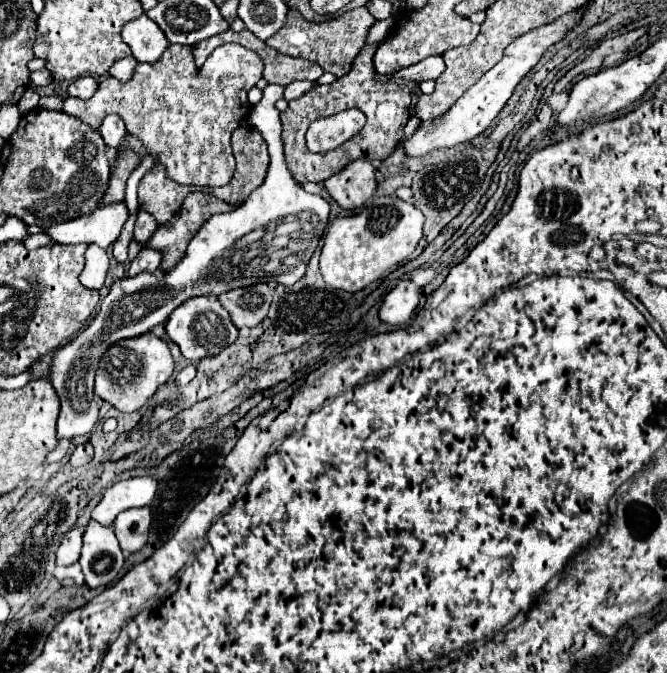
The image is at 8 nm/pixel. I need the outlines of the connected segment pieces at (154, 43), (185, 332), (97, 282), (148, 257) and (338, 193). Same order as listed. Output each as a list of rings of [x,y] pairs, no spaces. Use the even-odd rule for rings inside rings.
[[[144,14],[142,18],[136,18],[128,22],[122,28],[122,40],[130,46],[132,56],[138,62],[158,62],[168,48],[166,36],[162,36],[162,30]]]
[[[196,296],[180,304],[166,322],[166,334],[172,342],[176,342],[184,354],[186,360],[198,362],[206,356],[216,356],[226,346],[234,344],[238,338],[238,330],[230,320],[230,314],[222,308],[220,300],[216,296]]]
[[[91,243],[86,248],[86,266],[80,274],[80,282],[86,288],[99,290],[104,285],[107,272],[108,256],[106,256],[106,250]]]
[[[142,248],[138,252],[138,256],[130,262],[130,268],[126,272],[126,276],[138,276],[142,272],[156,272],[158,264],[162,260],[162,254],[158,250],[150,250],[150,248]]]
[[[354,160],[338,174],[330,176],[324,184],[342,208],[356,210],[376,194],[376,168],[370,160]]]

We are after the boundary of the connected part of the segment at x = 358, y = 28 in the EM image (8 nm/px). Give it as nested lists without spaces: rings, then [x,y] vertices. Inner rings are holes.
[[[356,8],[352,12],[346,12],[342,16],[332,18],[328,22],[304,22],[300,26],[300,14],[296,10],[290,10],[290,16],[288,16],[286,24],[282,26],[282,30],[278,32],[278,36],[268,38],[266,44],[270,44],[272,48],[276,48],[282,54],[314,60],[322,66],[324,72],[332,72],[340,78],[350,70],[356,54],[364,46],[366,34],[374,22],[376,20],[368,8]]]

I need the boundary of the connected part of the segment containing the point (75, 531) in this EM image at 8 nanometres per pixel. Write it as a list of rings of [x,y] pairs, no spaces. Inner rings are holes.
[[[72,528],[64,536],[64,540],[56,552],[56,564],[58,566],[70,566],[78,560],[80,550],[82,550],[82,532],[84,532],[82,528]]]

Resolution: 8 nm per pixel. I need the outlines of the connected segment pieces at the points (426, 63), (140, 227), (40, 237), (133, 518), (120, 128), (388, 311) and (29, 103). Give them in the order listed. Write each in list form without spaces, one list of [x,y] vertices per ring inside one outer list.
[[[430,56],[422,62],[418,62],[416,66],[410,66],[410,68],[396,72],[396,78],[404,78],[410,82],[424,82],[428,78],[438,78],[442,72],[444,72],[442,56]]]
[[[140,210],[137,215],[136,229],[134,230],[134,238],[140,244],[146,244],[146,238],[152,236],[152,232],[158,228],[158,222],[154,220],[154,216]]]
[[[38,233],[28,236],[25,240],[23,240],[24,245],[28,250],[37,249],[40,247],[52,247],[54,244],[56,244],[55,241],[53,241],[49,236]]]
[[[130,508],[116,516],[114,530],[116,538],[120,540],[120,548],[126,552],[138,552],[148,542],[152,514],[150,508]]]
[[[110,114],[110,116],[104,118],[104,122],[100,126],[100,134],[102,134],[106,146],[118,150],[122,146],[122,142],[124,142],[124,138],[126,138],[128,132],[126,132],[126,126],[122,124],[122,118]]]
[[[400,280],[384,298],[384,304],[380,308],[380,318],[392,326],[394,322],[398,322],[398,326],[406,324],[412,318],[420,302],[420,296],[422,296],[420,286],[416,286],[412,280]]]
[[[28,88],[28,90],[24,92],[24,96],[22,96],[22,100],[18,102],[18,110],[20,110],[20,114],[26,114],[26,112],[38,108],[38,100],[40,100],[38,90],[36,90],[36,88]]]

